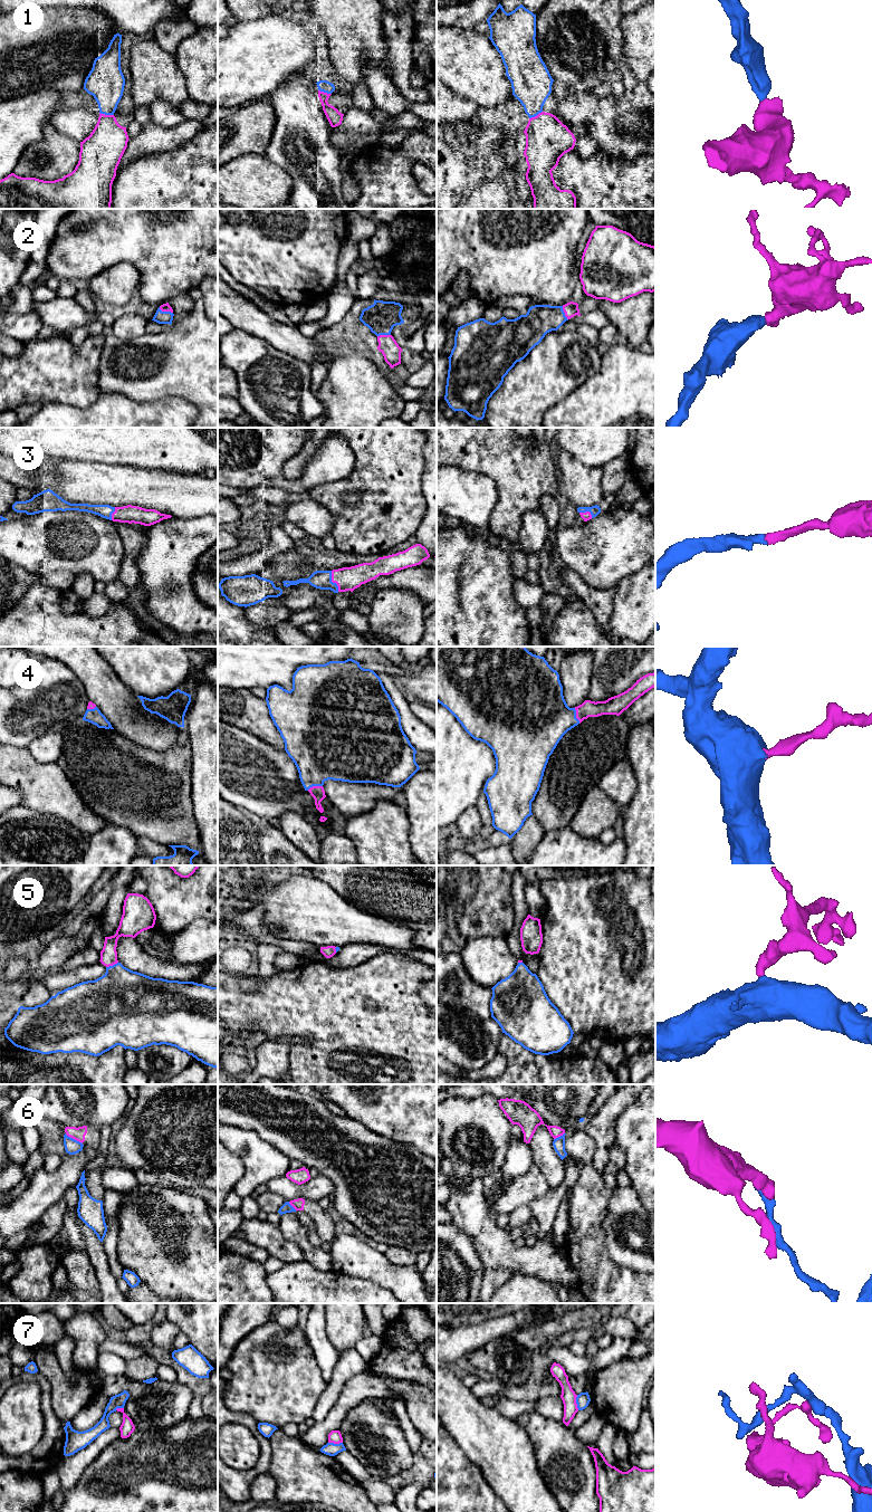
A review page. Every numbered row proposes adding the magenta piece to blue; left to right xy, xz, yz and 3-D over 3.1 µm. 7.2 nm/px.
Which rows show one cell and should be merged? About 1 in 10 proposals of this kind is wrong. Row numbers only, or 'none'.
1, 2, 3, 4, 5

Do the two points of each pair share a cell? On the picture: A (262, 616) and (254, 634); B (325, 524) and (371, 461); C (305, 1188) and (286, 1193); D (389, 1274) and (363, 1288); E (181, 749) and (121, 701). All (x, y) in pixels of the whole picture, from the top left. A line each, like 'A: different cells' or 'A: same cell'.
A: different cells
B: different cells
C: same cell
D: different cells
E: different cells

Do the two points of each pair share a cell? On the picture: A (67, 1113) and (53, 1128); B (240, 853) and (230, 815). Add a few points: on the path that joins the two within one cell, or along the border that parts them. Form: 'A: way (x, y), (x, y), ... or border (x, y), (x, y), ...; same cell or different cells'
A: border (47, 1118), (65, 1127); different cells
B: way (231, 844), (230, 824); same cell

